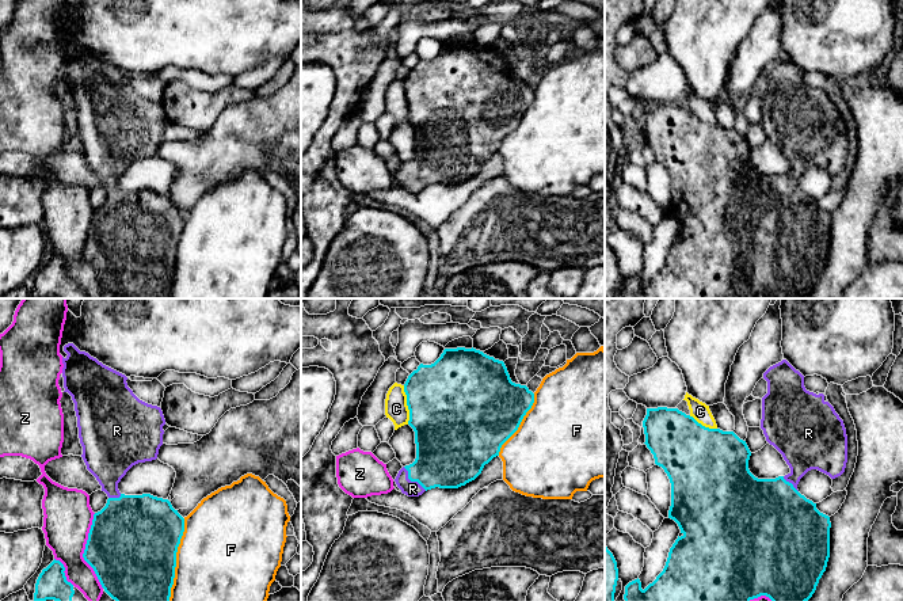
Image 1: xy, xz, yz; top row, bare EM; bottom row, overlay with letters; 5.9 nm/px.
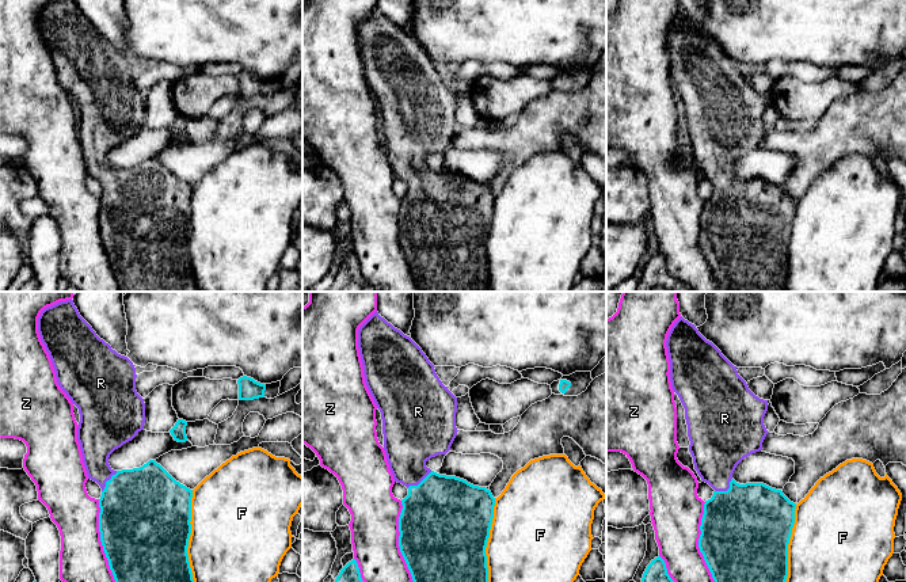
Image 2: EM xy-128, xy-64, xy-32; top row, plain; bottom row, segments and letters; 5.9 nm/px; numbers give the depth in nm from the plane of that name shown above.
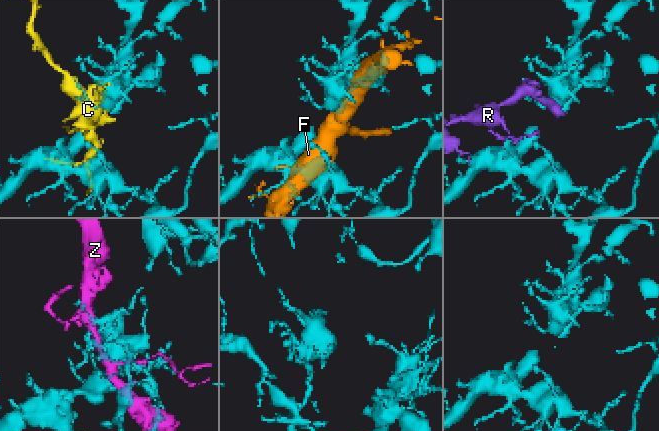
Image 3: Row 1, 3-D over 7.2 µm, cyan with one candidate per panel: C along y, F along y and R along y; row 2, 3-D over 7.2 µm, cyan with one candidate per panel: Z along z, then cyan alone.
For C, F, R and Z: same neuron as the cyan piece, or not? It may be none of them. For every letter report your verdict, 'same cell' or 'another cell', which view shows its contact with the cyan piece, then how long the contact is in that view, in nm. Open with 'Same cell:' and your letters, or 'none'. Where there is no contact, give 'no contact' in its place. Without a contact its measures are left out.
Same cell: R
C: another cell | xz | 240 nm
F: another cell | xy | 500 nm
R: same cell | xz | 200 nm
Z: another cell | xy | 460 nm

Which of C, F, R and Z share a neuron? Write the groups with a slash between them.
C / F / R / Z

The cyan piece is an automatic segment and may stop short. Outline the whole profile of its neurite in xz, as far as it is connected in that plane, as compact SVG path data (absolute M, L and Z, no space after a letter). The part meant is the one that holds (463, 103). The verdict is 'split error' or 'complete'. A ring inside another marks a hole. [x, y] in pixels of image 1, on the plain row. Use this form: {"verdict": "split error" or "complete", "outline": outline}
{"verdict": "split error", "outline": "M473 43L445 45L434 60L420 60L408 72L404 88L409 106L408 121L415 128L416 155L399 167L395 178L408 193L419 193L435 183L458 185L475 176L484 161L499 152L502 141L518 126L534 99L534 90L526 81L511 77L503 57Z"}

